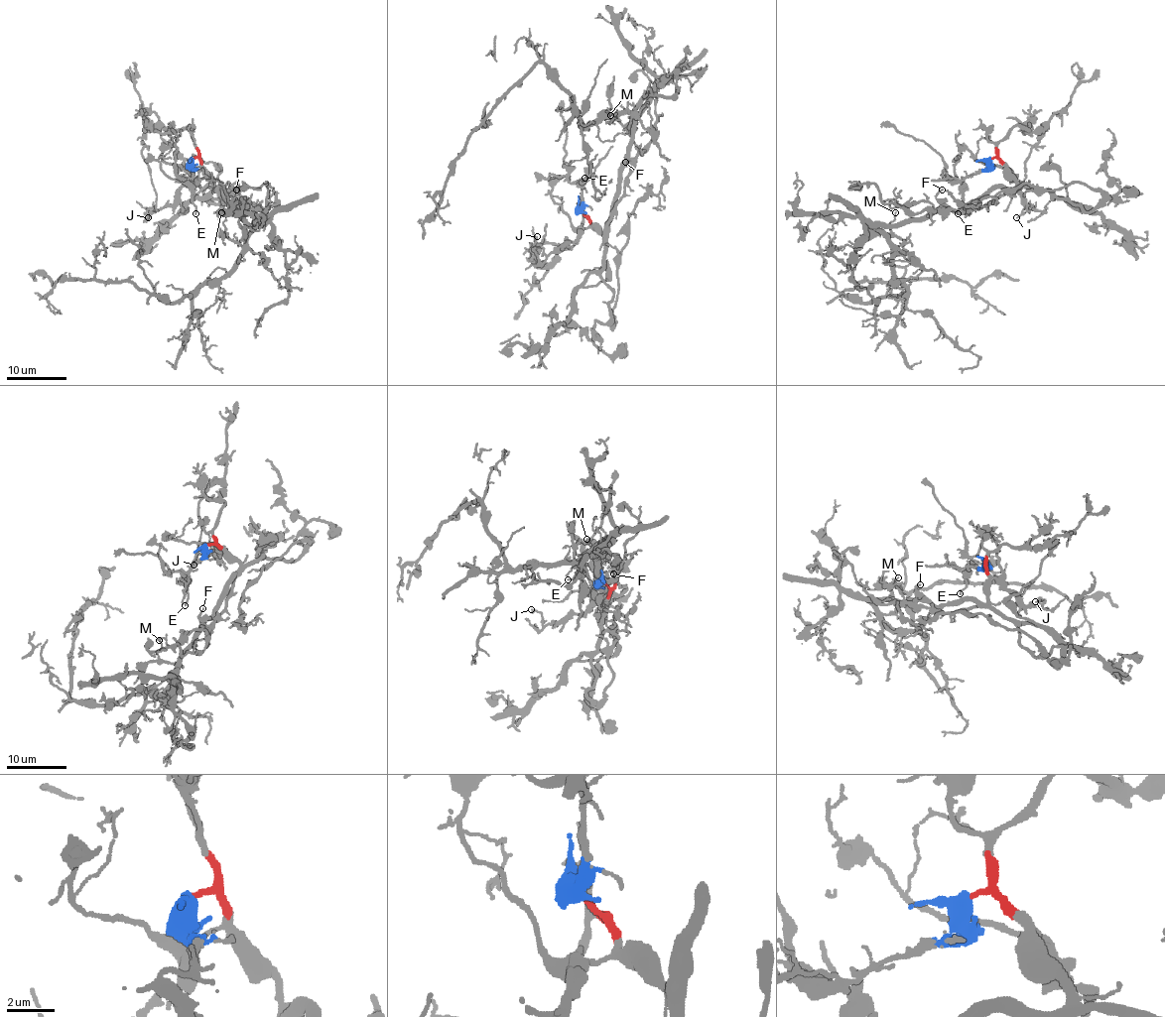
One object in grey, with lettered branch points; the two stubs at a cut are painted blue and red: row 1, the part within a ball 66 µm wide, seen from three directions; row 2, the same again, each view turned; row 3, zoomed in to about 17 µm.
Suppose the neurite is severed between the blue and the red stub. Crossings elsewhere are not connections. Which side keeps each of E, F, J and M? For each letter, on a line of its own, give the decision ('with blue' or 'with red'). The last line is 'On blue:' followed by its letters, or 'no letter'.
E: with blue
F: with red
J: with red
M: with red
On blue: E

